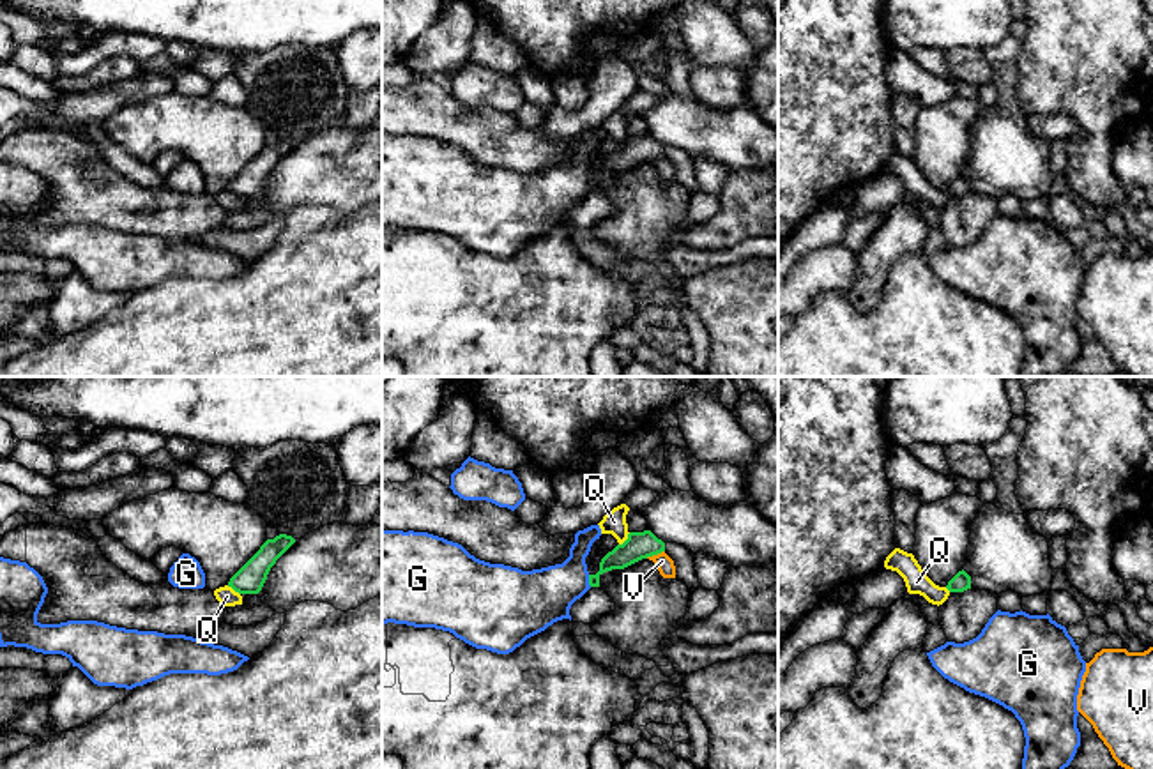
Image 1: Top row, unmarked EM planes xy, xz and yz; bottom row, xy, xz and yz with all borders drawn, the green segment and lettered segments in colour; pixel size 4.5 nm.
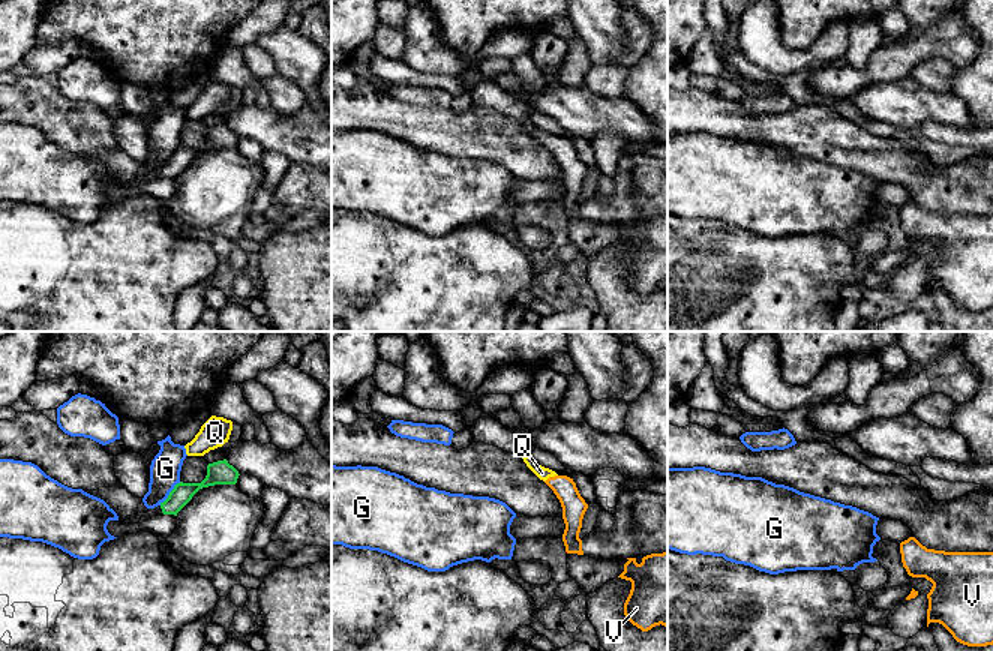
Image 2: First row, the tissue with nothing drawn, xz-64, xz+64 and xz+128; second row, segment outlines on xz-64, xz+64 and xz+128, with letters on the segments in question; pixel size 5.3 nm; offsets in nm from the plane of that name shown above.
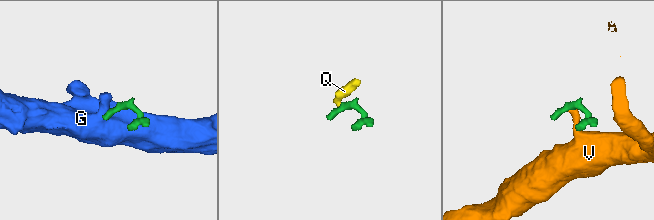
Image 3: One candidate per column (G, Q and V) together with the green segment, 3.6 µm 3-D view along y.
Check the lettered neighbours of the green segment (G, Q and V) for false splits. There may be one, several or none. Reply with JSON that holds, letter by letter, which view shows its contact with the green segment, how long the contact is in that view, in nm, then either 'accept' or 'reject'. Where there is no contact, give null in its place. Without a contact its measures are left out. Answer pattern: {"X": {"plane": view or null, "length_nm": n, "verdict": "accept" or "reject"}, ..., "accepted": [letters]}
{"G": {"plane": "xz", "length_nm": 60, "verdict": "reject"}, "Q": {"plane": "xz", "length_nm": 80, "verdict": "reject"}, "V": {"plane": "xz", "length_nm": 90, "verdict": "reject"}, "accepted": []}

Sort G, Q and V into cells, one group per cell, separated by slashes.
G / Q V

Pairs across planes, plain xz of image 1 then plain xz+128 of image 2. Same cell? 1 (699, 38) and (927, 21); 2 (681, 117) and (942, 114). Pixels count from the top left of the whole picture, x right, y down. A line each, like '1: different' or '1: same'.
1: same
2: same

